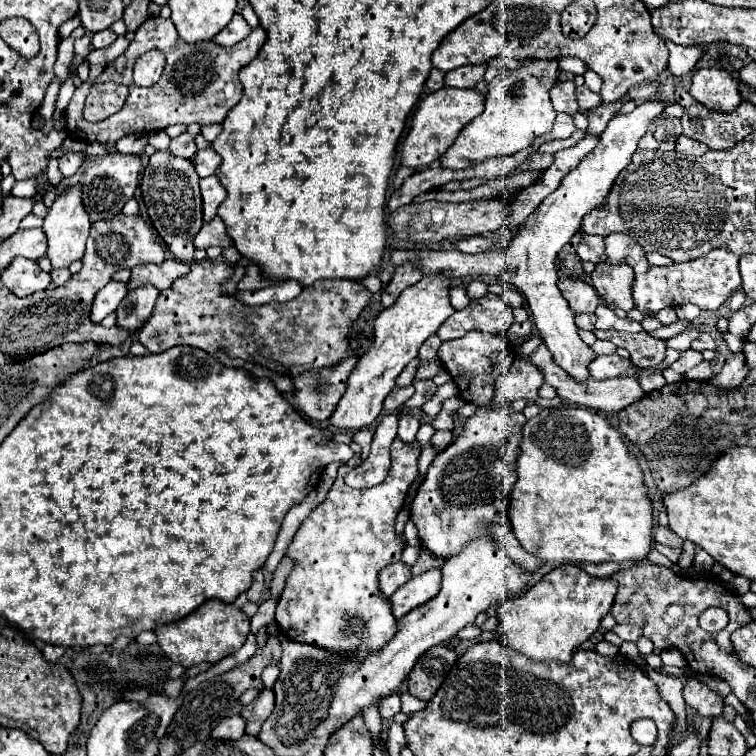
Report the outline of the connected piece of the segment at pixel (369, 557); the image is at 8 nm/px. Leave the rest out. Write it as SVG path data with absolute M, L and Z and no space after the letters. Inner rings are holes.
M395 438L391 444L389 476L381 484L373 488L363 488L363 490L355 490L345 484L343 478L349 472L349 466L339 468L327 498L301 524L301 528L297 530L287 550L287 556L295 560L295 568L287 578L287 584L279 598L277 614L275 614L279 628L285 636L297 642L319 644L323 648L331 648L337 652L359 650L359 656L365 656L367 652L383 648L383 644L387 644L393 638L397 630L395 626L397 620L391 614L391 602L379 594L377 574L387 564L397 562L405 548L405 540L395 536L395 518L403 506L403 498L407 494L409 484L417 476L417 458L419 458L419 446L403 448L403 444L399 444L399 440ZM315 516L329 528L315 528Z

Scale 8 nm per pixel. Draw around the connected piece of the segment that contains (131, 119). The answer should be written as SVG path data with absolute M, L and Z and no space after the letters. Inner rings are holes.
M151 16L139 26L129 48L117 60L107 64L103 74L97 78L101 82L113 80L113 82L125 84L129 88L125 106L119 112L115 112L113 116L109 116L107 120L87 122L83 118L83 104L85 104L87 92L93 84L91 80L87 80L75 90L71 102L65 110L67 112L67 116L65 116L67 132L75 138L85 140L85 142L99 140L105 146L109 146L111 152L115 152L117 150L115 142L127 134L149 134L149 132L163 130L169 124L187 124L189 126L193 122L199 122L199 124L223 122L227 112L241 100L243 88L241 88L237 74L247 62L251 62L257 56L259 48L265 42L265 36L267 34L265 34L263 26L257 26L251 30L251 34L245 40L241 40L239 44L229 46L229 48L223 48L211 40L199 42L199 44L187 44L185 40L179 40L179 34L175 32L175 24L169 18L165 20L161 16L155 16L155 18ZM149 50L161 50L165 56L165 68L163 68L161 80L159 80L159 84L153 84L151 88L135 88L133 80L131 80L133 64L139 56L143 56Z

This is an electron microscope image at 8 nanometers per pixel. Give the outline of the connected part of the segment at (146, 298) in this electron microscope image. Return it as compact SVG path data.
M141 284L141 286L129 290L129 294L123 298L119 308L115 310L117 324L135 332L139 328L139 324L143 324L151 316L157 296L159 296L159 290L153 284Z

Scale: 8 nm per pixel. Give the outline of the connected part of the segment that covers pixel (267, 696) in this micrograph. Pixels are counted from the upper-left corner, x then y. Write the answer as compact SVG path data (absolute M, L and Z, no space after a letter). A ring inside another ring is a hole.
M263 688L261 694L247 706L241 708L241 716L247 720L247 728L245 734L257 736L261 730L261 724L265 722L265 718L271 714L271 708L275 704L275 696L271 688Z

